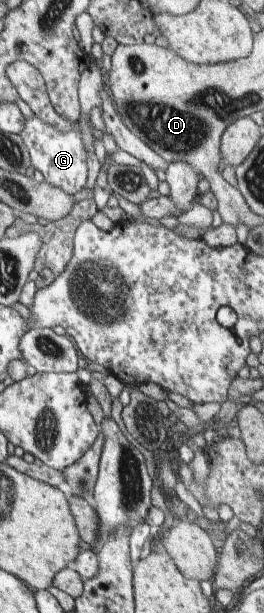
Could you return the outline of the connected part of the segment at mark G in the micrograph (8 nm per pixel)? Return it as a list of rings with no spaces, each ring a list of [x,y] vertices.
[[[37,116],[26,118],[24,130],[19,134],[29,151],[33,168],[43,174],[45,182],[58,186],[70,195],[79,192],[87,182],[87,152],[81,135],[81,132],[73,130],[57,131],[56,127],[43,122]]]

